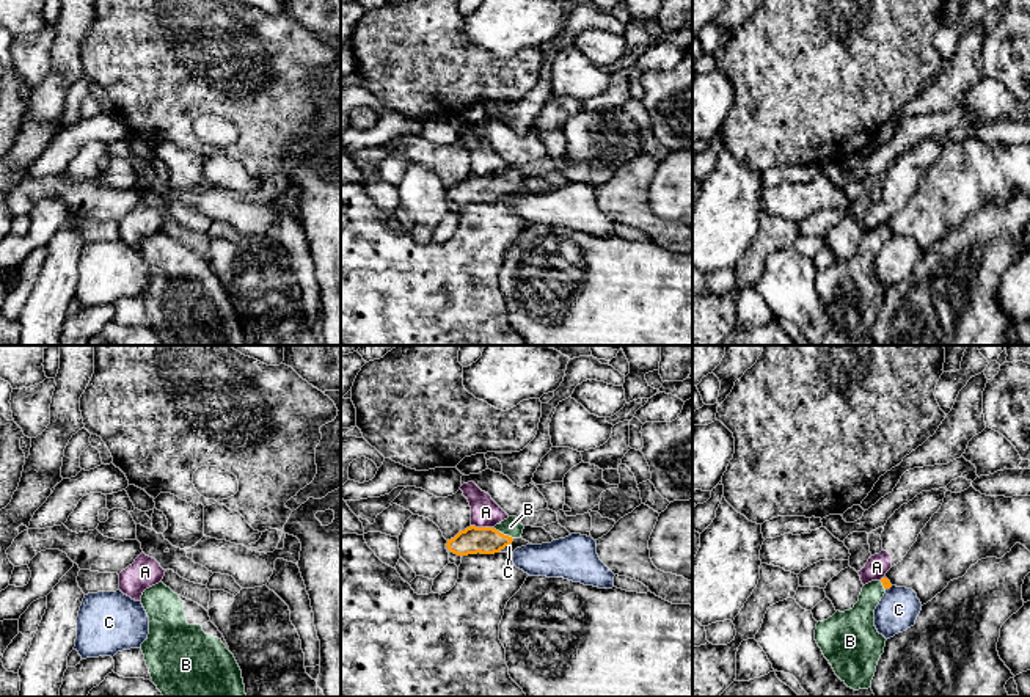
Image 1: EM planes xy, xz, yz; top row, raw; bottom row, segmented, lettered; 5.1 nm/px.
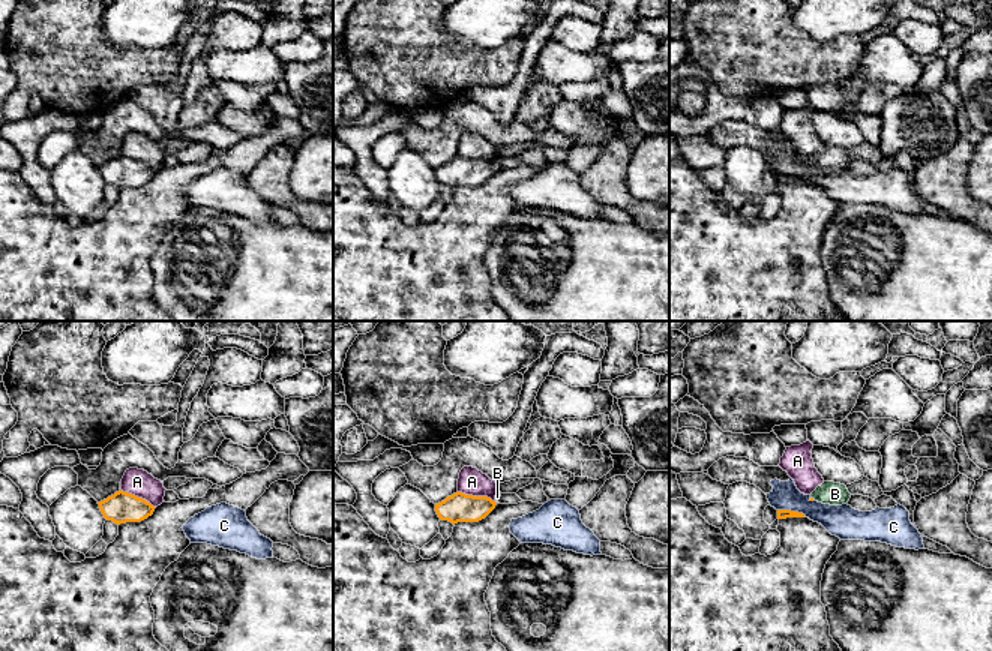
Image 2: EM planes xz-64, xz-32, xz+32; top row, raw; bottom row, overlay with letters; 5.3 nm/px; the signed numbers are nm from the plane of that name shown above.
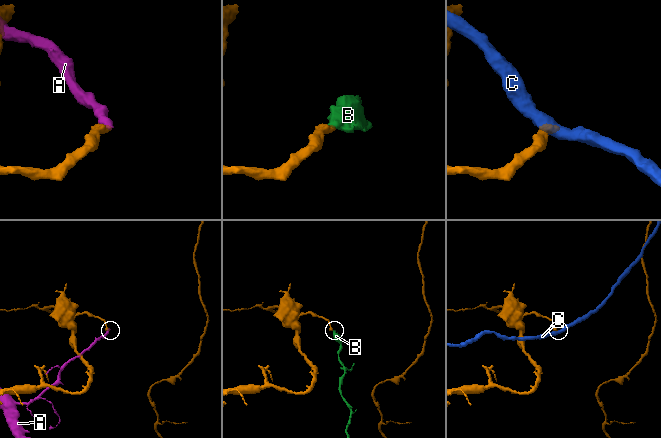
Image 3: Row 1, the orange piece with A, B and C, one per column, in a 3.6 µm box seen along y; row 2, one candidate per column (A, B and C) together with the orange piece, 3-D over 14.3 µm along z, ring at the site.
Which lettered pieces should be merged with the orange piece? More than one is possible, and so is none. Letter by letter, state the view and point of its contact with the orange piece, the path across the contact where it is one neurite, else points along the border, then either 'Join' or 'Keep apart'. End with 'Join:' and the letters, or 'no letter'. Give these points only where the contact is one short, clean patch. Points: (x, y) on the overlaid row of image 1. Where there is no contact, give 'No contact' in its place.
A: Touches orange at xz (482, 528). Keep apart
B: Touches orange at xz (503, 534). Path across: xz (485, 540), (503, 534), (511, 526). Join
C: Touches orange at xz (504, 547). Keep apart
Join: B

